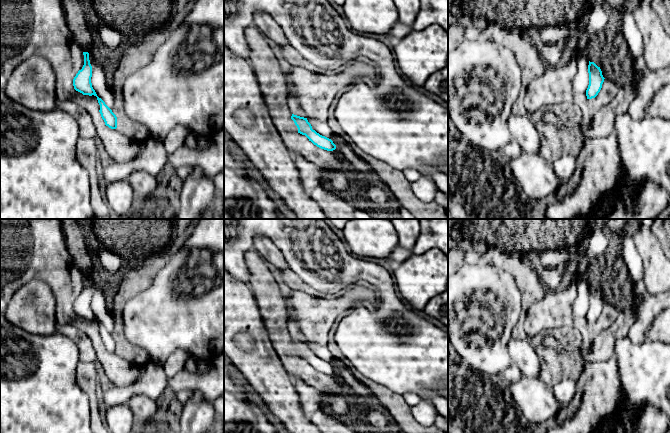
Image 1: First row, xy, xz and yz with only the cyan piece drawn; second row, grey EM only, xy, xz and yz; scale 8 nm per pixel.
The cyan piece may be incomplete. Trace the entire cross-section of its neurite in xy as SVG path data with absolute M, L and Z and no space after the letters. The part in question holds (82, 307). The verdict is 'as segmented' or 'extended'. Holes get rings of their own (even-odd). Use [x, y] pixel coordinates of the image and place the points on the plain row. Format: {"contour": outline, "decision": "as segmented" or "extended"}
{"contour": "M83 276L84 279L84 289L81 294L78 295L73 303L74 313L83 319L96 320L98 327L100 329L100 338L105 346L105 349L111 353L117 352L117 341L112 336L112 334L105 328L105 326L99 322L92 311L91 301L92 301L92 290L89 284L89 277Z", "decision": "as segmented"}

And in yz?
{"contour": "M589 285L588 289L589 297L589 309L586 314L587 323L595 322L602 312L604 306L604 301L600 291L598 291L594 286Z", "decision": "as segmented"}

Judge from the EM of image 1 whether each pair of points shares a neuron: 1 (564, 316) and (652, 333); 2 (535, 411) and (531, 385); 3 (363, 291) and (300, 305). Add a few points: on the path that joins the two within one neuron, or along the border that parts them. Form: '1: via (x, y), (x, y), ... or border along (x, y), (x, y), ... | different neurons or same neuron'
1: border along (659, 312), (646, 333), (646, 339) | different neurons
2: via (535, 405), (531, 391) | same neuron
3: via (347, 301), (339, 306), (316, 306) | same neuron

